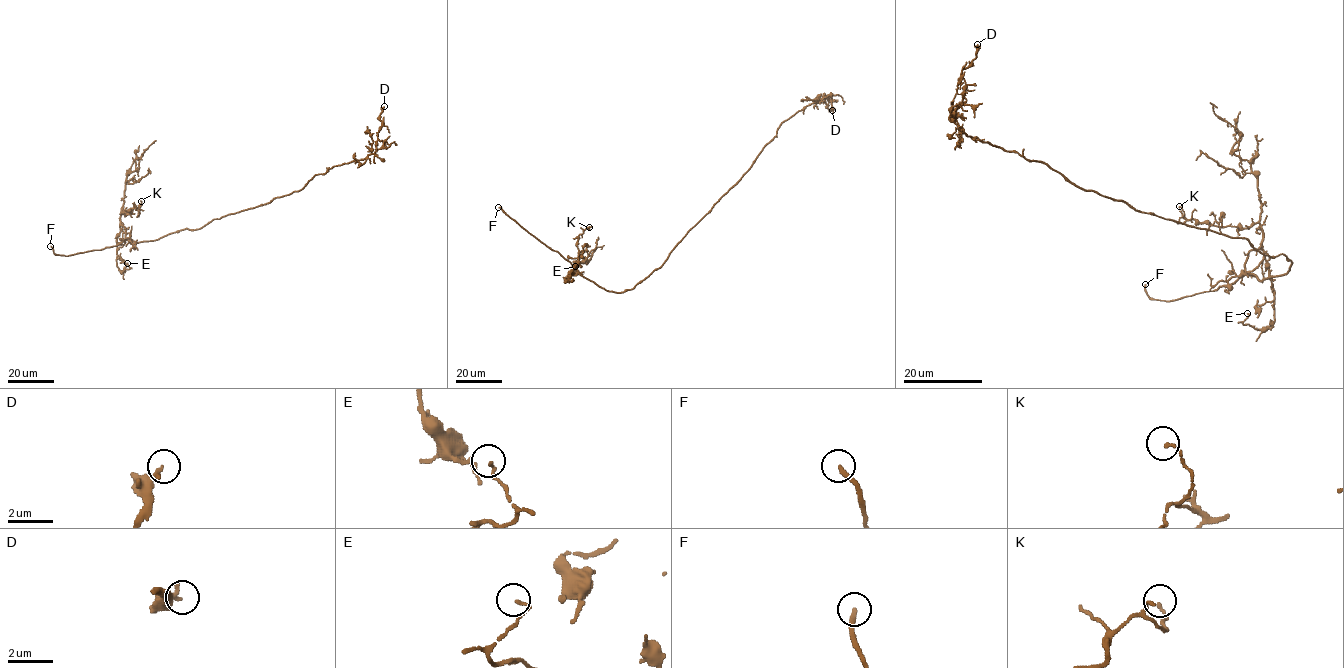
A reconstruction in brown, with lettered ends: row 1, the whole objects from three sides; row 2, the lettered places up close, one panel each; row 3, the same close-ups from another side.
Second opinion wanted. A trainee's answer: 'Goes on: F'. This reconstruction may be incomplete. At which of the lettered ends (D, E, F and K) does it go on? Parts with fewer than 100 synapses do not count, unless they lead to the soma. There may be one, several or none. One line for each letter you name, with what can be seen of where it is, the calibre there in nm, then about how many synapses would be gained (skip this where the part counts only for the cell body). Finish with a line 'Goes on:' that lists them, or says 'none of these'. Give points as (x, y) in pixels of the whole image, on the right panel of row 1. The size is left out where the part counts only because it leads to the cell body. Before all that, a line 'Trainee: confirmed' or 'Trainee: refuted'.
Trainee: confirmed
F: at (1145, 284); 200 nm thick
Goes on: F

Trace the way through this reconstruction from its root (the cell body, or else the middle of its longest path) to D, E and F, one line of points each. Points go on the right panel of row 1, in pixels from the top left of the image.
D: (1206, 230), (1082, 190), (1044, 163), (968, 136), (948, 116), (961, 71), (976, 56), (977, 44)
E: (1206, 230), (1291, 262), (1262, 280), (1249, 273), (1264, 258), (1274, 321), (1255, 329), (1247, 313)
F: (1206, 230), (1282, 254), (1290, 268), (1170, 301), (1152, 299), (1145, 284)

